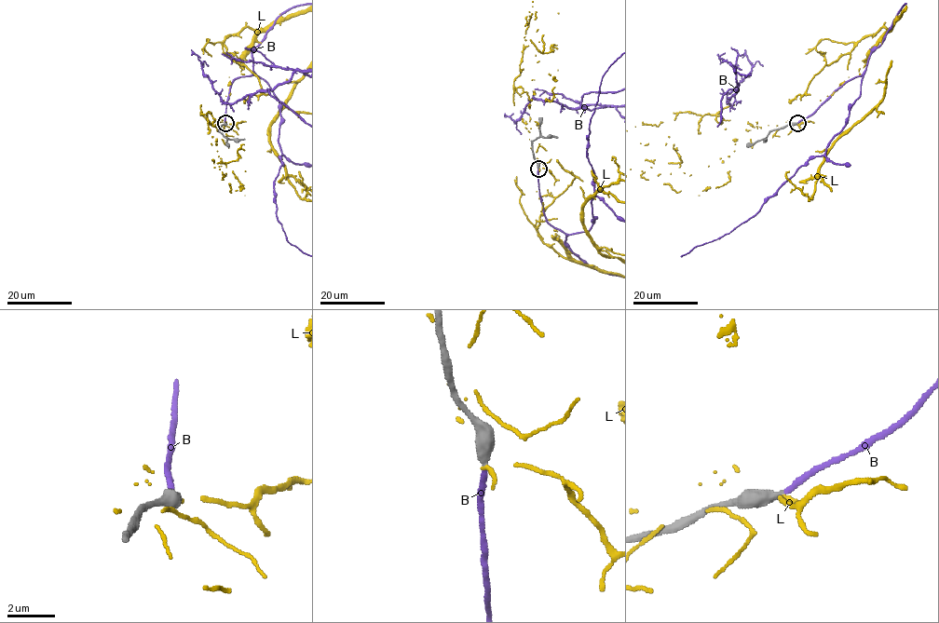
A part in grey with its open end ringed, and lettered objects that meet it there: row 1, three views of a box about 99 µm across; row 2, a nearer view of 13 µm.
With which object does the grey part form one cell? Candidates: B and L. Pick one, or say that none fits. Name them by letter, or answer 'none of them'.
B

